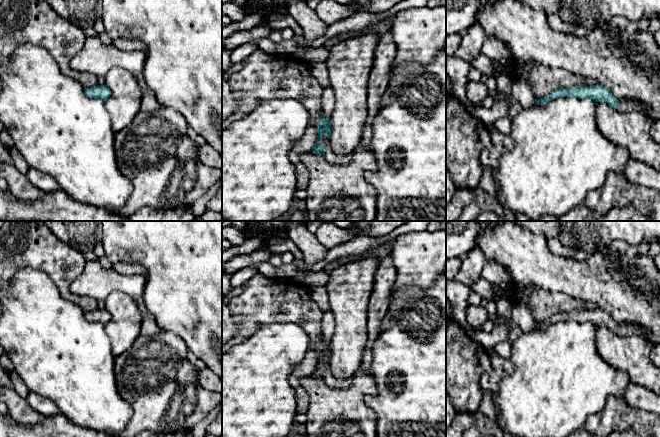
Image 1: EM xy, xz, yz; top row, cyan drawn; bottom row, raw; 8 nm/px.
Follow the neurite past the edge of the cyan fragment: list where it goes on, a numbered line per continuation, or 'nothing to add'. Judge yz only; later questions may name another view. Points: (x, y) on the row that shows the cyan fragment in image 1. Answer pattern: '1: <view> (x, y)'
1: yz (624, 105)

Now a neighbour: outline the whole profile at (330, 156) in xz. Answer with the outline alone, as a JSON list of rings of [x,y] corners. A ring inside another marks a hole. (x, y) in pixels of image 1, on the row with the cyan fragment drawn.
[[[324,135],[320,142],[326,147],[324,158],[331,164],[349,164],[352,161],[352,154],[339,158],[331,149],[330,139]]]

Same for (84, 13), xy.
[[[45,0],[51,8],[66,20],[82,29],[94,26],[102,17],[101,0]]]

